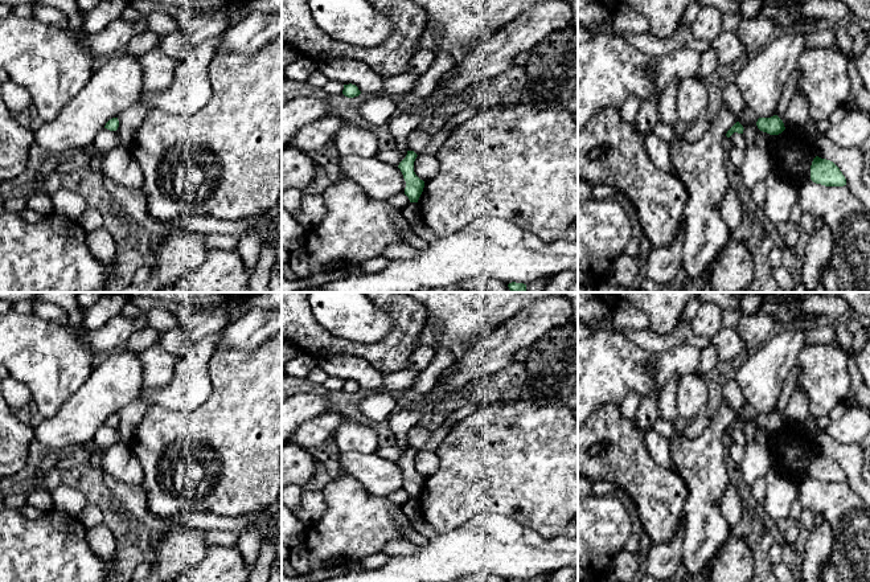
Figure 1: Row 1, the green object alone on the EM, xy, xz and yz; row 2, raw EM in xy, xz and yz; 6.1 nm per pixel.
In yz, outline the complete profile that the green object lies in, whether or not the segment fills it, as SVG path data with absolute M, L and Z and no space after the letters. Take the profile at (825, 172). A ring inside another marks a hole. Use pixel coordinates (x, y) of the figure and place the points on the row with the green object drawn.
M816 156L811 165L811 180L825 187L844 187L846 179L830 160Z

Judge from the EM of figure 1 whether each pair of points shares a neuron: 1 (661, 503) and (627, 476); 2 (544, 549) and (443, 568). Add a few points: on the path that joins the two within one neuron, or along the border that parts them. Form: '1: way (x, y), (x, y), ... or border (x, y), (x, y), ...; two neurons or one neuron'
1: way (653, 495), (635, 476); one neuron
2: way (518, 549), (468, 549); one neuron

